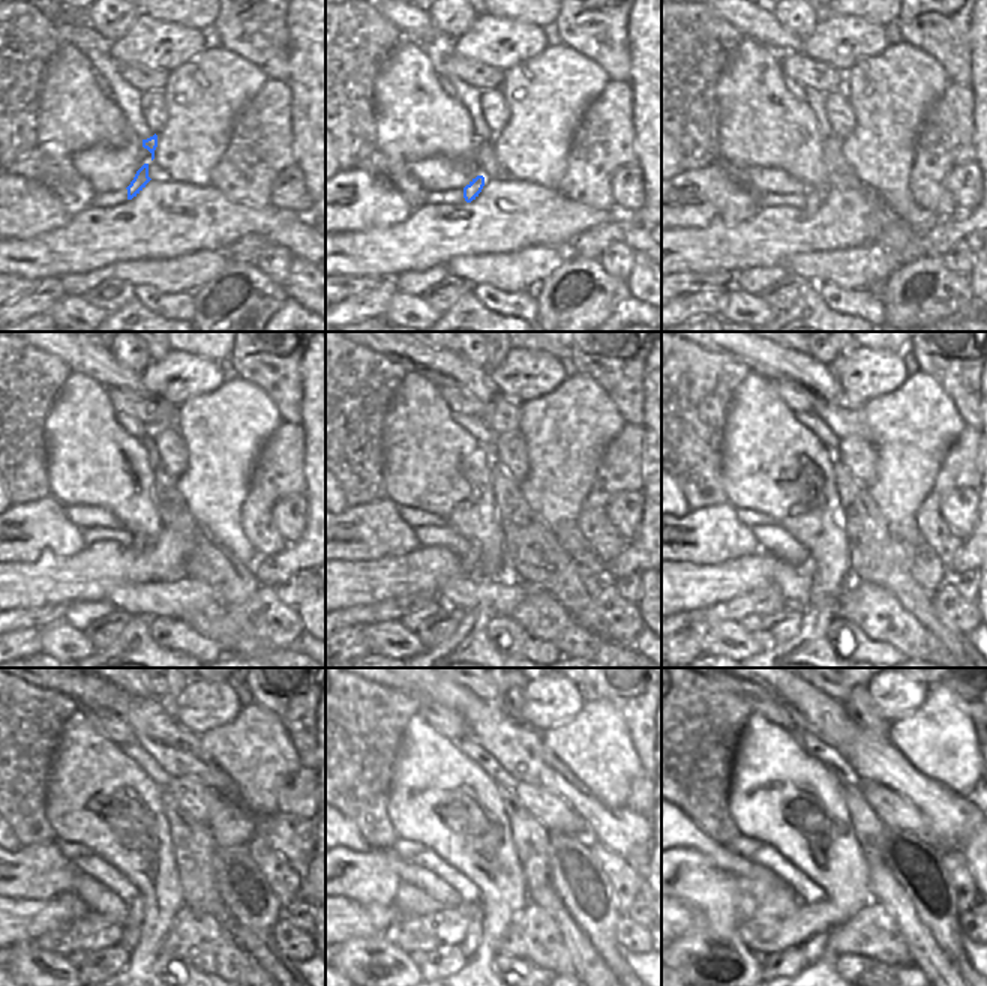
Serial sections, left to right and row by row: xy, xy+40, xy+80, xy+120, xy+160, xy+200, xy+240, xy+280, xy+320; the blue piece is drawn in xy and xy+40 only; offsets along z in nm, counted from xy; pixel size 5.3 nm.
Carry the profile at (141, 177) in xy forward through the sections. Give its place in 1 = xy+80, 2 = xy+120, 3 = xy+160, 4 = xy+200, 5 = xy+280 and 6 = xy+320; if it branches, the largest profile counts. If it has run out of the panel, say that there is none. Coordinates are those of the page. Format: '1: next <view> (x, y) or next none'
1: next xy+80 (813, 197)
2: next xy+120 (140, 542)
3: next xy+160 (470, 560)
4: next xy+200 (810, 569)
5: next xy+280 (473, 937)
6: next xy+320 (812, 950)

